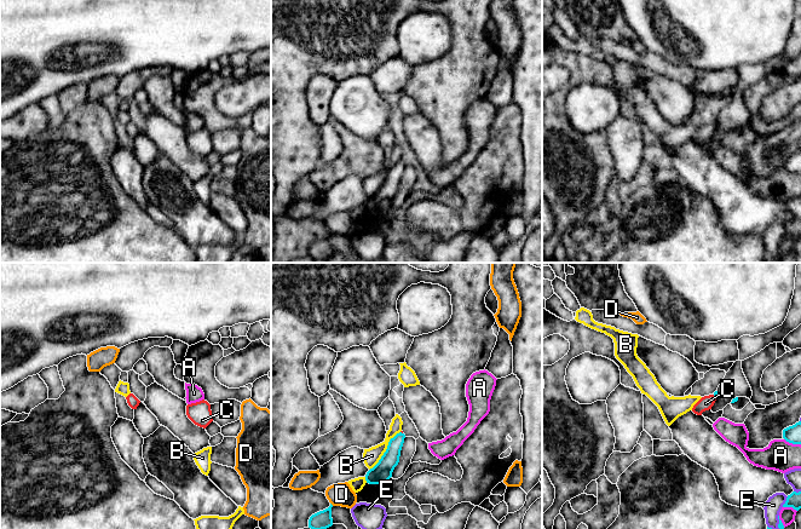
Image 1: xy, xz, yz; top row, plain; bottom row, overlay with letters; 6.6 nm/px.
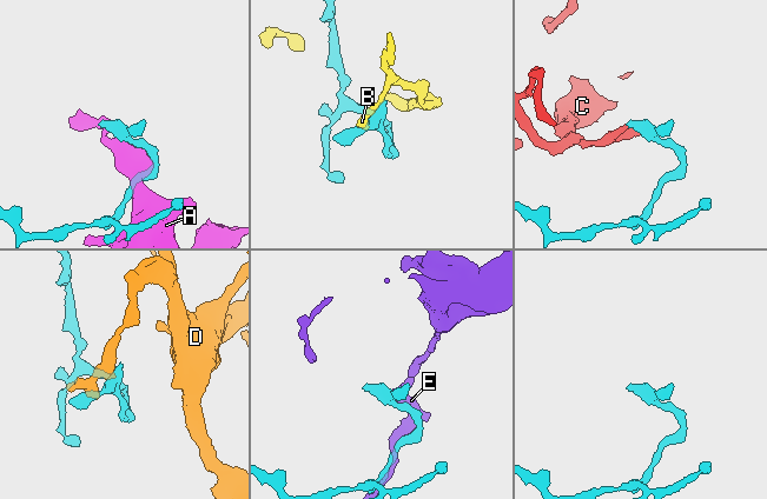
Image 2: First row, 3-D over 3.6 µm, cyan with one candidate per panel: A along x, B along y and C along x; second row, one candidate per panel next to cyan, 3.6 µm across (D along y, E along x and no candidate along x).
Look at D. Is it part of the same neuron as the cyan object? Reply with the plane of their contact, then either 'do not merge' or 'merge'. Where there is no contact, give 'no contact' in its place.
no contact; do not merge

